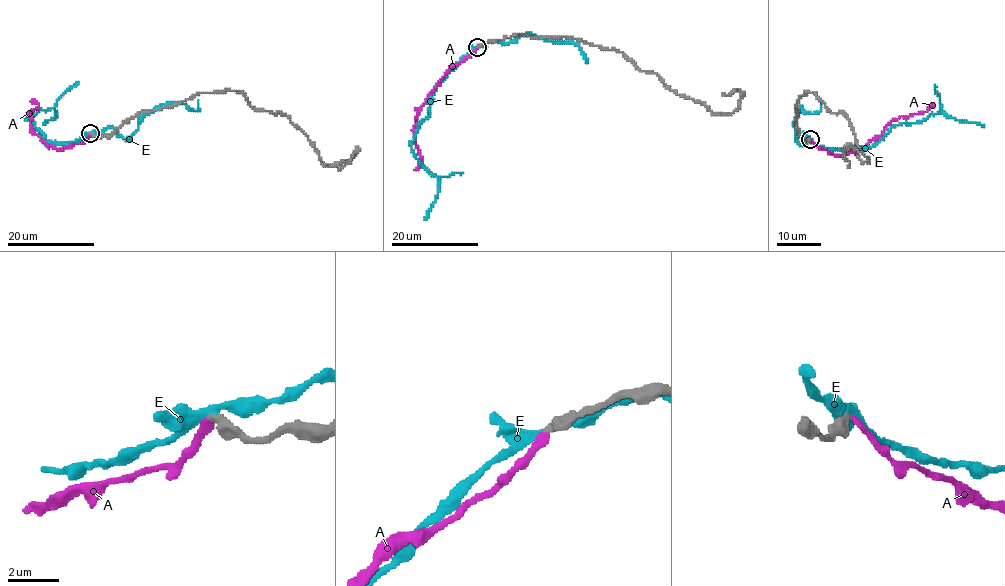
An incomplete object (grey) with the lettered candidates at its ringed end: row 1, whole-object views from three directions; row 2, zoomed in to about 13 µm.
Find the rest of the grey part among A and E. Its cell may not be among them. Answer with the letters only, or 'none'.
A

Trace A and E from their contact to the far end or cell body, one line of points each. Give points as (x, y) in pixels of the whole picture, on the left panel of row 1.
A: (91, 134), (83, 142), (57, 150), (48, 146), (34, 133), (29, 112), (38, 107), (30, 100)
E: (91, 133), (74, 141), (46, 142), (26, 117), (53, 108), (55, 115), (43, 124)

